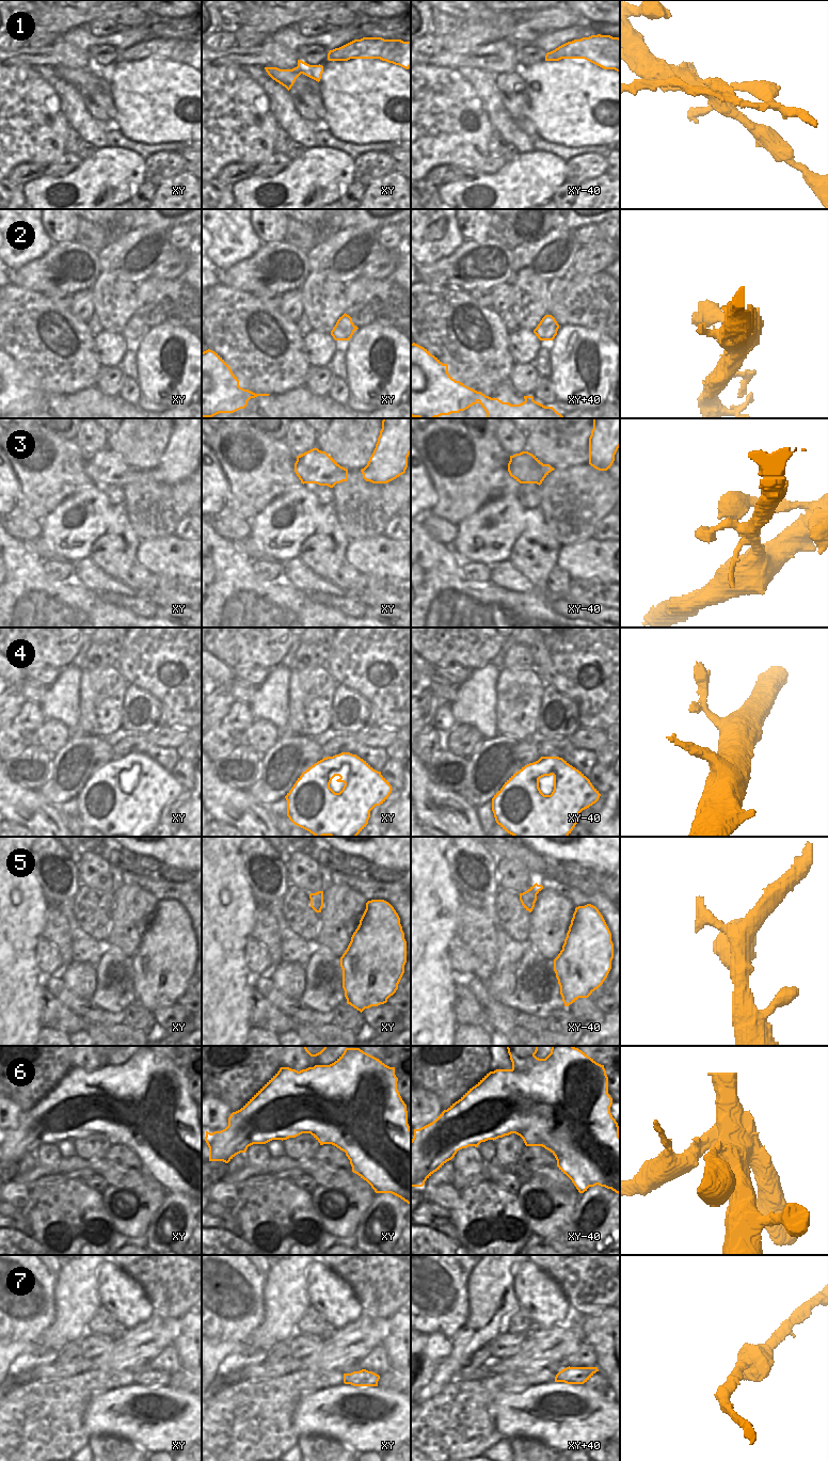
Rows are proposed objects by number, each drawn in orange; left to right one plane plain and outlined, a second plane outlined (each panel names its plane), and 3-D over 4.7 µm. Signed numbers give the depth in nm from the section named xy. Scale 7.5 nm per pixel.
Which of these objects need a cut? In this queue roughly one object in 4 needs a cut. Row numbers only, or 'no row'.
1, 6

